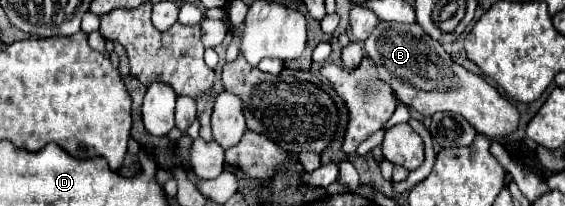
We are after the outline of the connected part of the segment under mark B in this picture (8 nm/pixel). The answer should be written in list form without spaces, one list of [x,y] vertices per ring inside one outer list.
[[[381,22],[371,36],[363,42],[369,58],[377,62],[379,78],[389,82],[401,104],[411,106],[423,116],[433,116],[435,112],[455,112],[469,120],[469,124],[485,136],[503,138],[517,130],[521,114],[519,110],[487,84],[477,74],[455,64],[445,48],[433,40],[419,24],[397,24]]]

